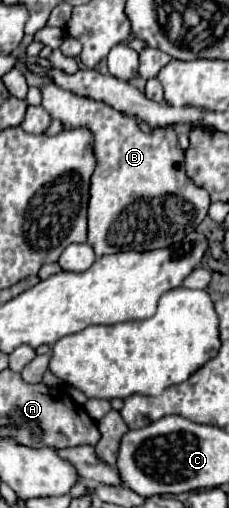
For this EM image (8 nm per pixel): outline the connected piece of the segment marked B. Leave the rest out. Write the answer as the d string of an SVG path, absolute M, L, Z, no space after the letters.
M54 82L40 86L40 92L44 110L48 110L52 120L60 120L64 130L88 128L94 134L92 148L96 154L96 170L92 172L88 200L88 244L92 246L96 256L116 254L124 250L148 252L168 248L180 242L192 228L196 228L206 218L210 206L208 192L204 188L194 186L186 176L184 152L176 146L176 132L172 126L154 128L152 132L140 132L138 122L132 116L122 114L104 102L72 94L70 90L64 90Z

